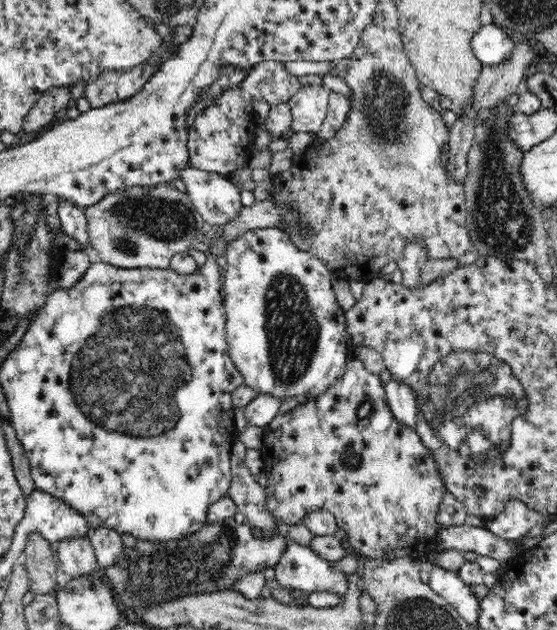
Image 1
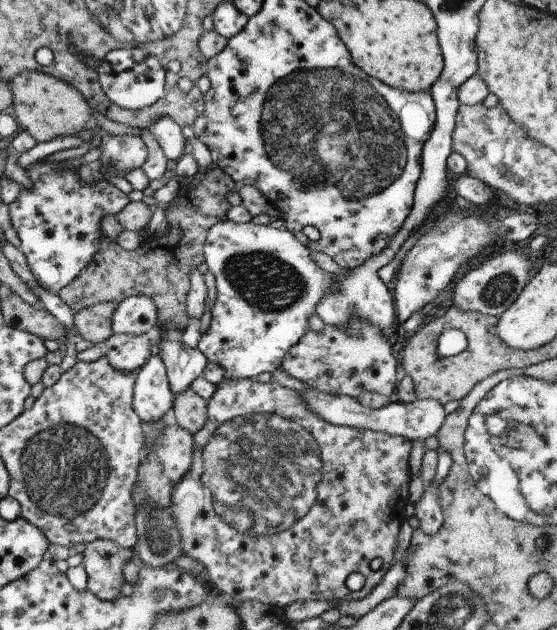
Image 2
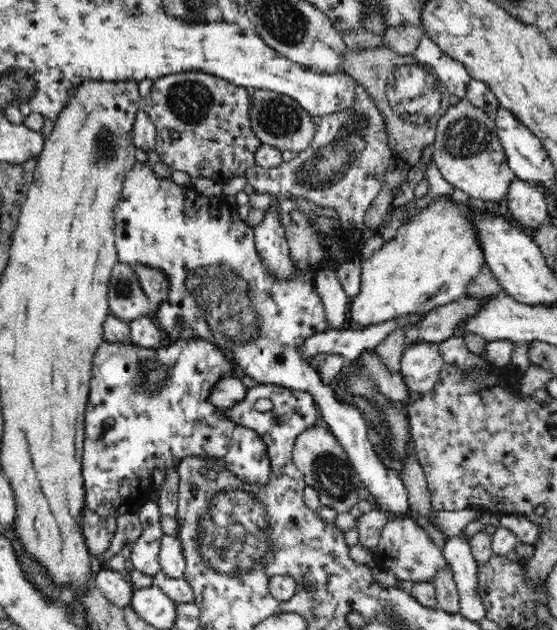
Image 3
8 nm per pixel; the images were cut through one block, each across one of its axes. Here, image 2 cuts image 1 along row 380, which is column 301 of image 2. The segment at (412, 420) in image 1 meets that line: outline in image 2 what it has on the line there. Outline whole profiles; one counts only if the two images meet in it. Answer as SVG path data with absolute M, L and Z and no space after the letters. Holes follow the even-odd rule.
M304 389L297 394L301 395L306 406L312 412L333 425L382 431L403 436L412 442L418 439L425 440L429 436L436 435L446 418L443 406L436 399L417 399L412 403L390 402L384 408L372 410L360 404L356 397L349 397L348 395L331 395L318 389Z

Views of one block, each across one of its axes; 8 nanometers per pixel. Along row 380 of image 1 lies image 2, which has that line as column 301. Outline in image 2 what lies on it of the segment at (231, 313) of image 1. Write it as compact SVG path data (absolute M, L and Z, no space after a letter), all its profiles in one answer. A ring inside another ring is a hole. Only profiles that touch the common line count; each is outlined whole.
M226 219L210 227L203 251L209 271L215 276L217 297L211 309L212 318L210 326L208 326L206 332L201 334L197 347L204 353L208 362L218 364L218 366L224 368L225 379L254 379L258 374L262 374L262 372L273 373L276 369L280 368L284 355L289 351L289 348L293 344L296 344L300 340L300 337L309 329L308 318L312 313L316 313L316 303L326 293L333 291L336 285L339 285L339 281L337 280L338 275L330 274L319 268L311 258L311 250L307 246L304 246L304 243L301 243L287 228L276 229L269 225L254 225L251 222L234 223Z

